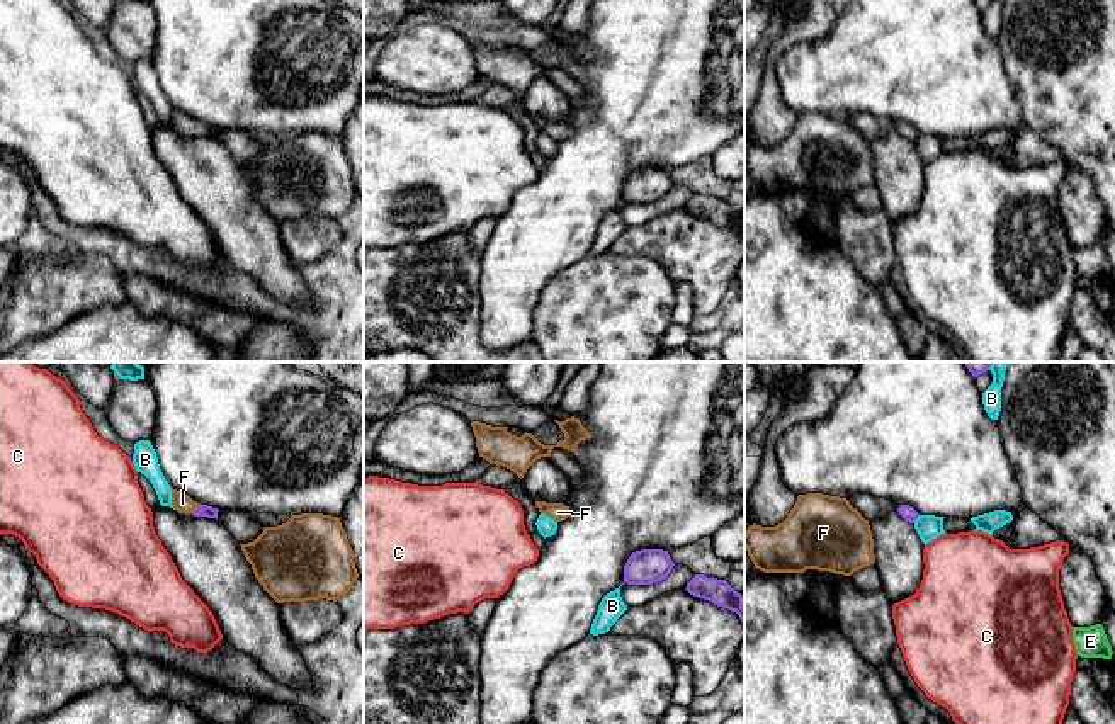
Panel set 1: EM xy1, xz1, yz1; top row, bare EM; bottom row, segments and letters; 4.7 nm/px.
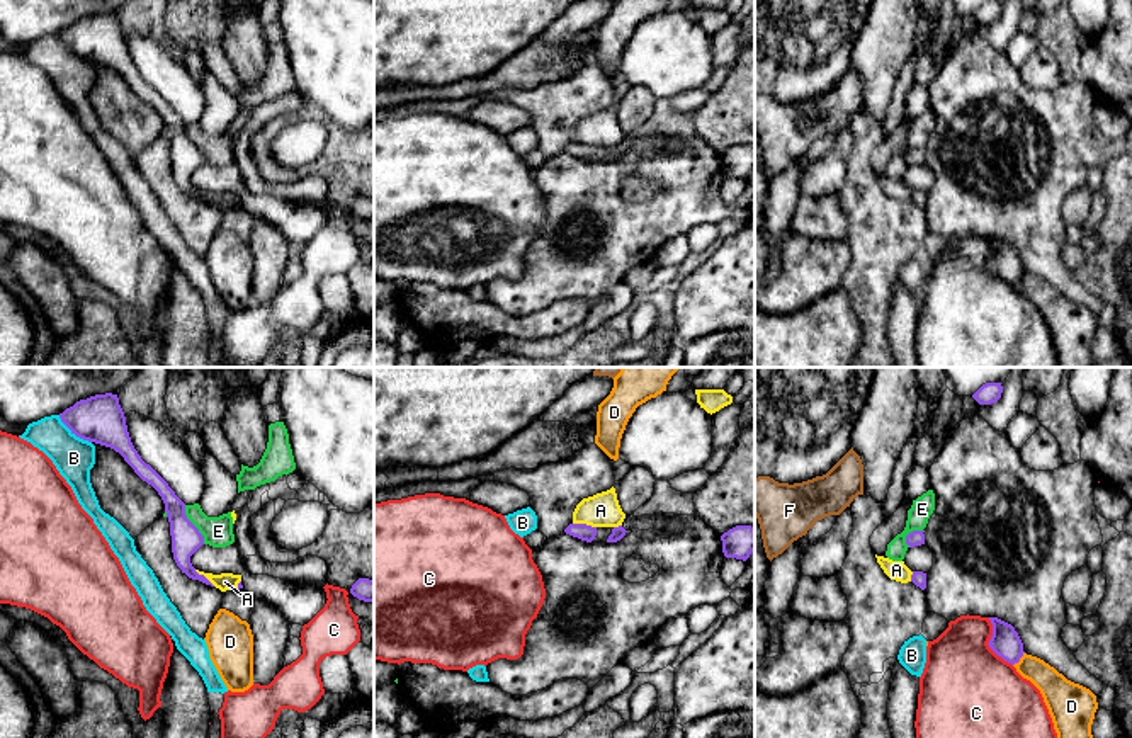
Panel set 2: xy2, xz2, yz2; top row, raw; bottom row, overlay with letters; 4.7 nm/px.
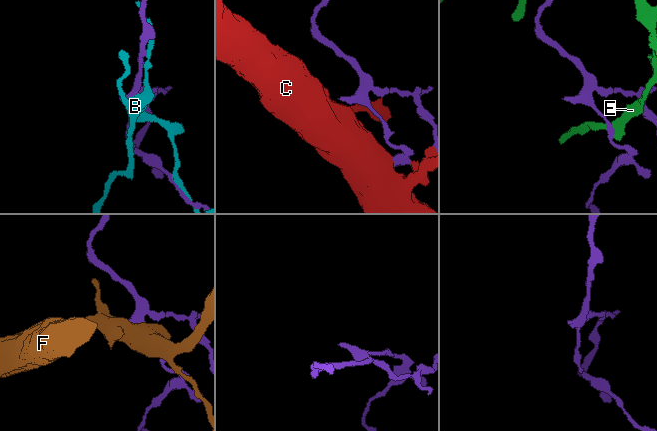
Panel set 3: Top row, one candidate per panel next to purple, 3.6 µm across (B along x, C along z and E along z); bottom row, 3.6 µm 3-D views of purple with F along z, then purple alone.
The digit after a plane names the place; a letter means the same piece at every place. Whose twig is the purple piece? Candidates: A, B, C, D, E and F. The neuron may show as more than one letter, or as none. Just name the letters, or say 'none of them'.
F

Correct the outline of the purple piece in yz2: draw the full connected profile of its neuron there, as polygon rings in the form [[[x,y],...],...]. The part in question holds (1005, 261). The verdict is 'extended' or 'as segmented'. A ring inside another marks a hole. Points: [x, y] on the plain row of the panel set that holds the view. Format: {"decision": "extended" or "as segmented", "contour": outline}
{"decision": "as segmented", "contour": [[[989,236],[993,243],[993,255],[989,267],[1001,275],[1005,281],[1015,284],[1023,275],[1023,262],[1015,247],[998,236]]]}

